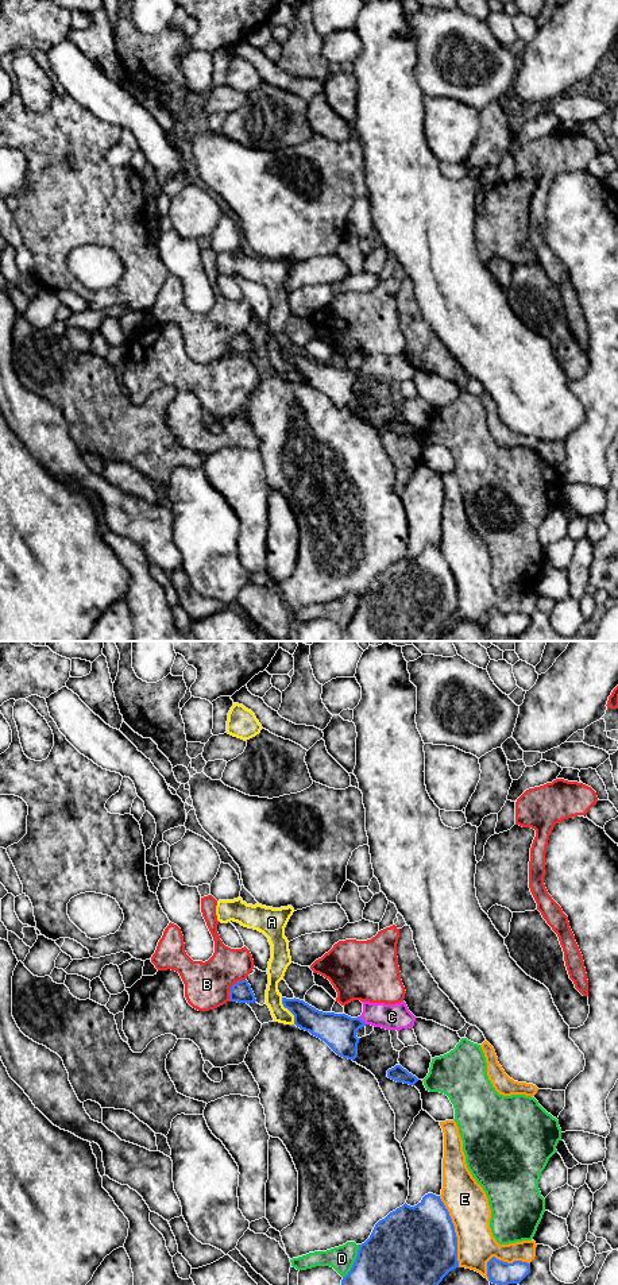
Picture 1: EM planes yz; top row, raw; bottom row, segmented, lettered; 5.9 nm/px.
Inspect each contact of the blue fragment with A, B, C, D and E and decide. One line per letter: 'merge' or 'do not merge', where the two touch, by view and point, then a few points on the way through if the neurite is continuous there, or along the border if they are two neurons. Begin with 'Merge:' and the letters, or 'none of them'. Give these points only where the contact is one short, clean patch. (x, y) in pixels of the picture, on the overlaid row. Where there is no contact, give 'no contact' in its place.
Merge: C
A: do not merge; contact yz (289, 1010); border yz (281, 998), (281, 1003), (293, 1015), (294, 1023)
B: do not merge; contact yz (231, 987)
C: merge; contact yz (362, 1021); way yz (338, 1030), (362, 1021), (367, 1017), (391, 1017)
D: do not merge; contact yz (355, 1261)
E: do not merge; contact yz (454, 1231)

